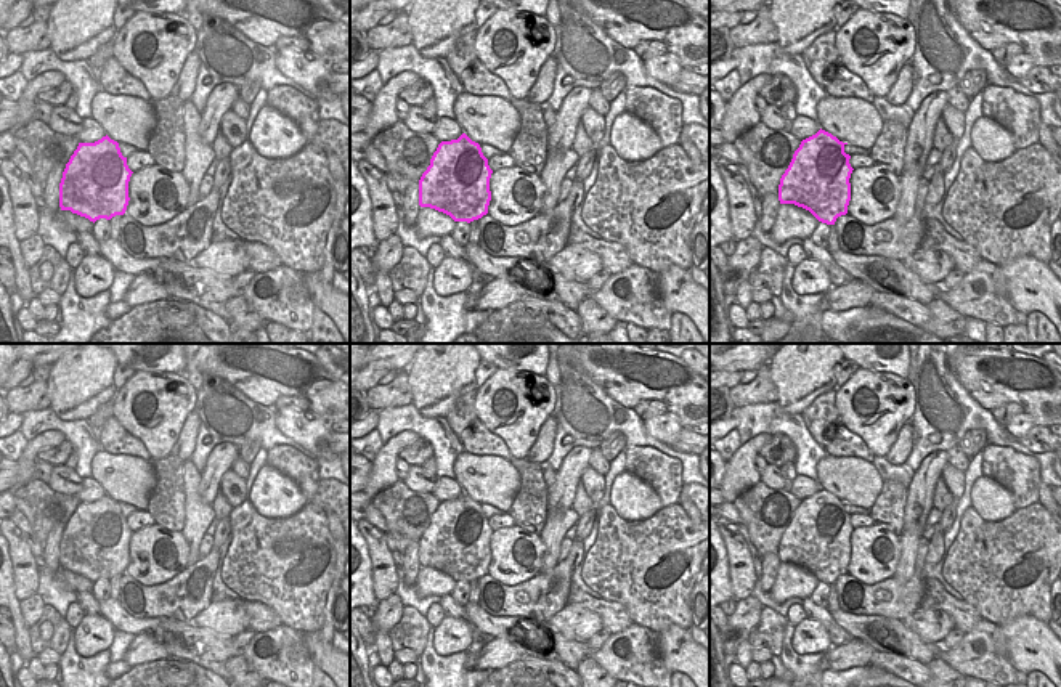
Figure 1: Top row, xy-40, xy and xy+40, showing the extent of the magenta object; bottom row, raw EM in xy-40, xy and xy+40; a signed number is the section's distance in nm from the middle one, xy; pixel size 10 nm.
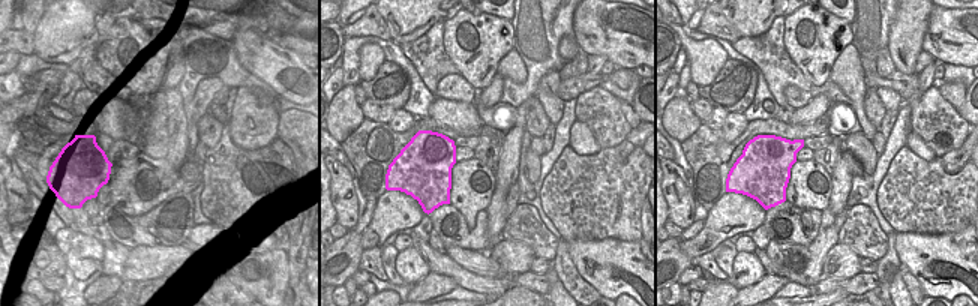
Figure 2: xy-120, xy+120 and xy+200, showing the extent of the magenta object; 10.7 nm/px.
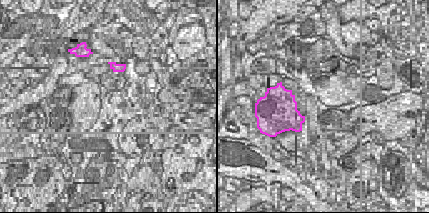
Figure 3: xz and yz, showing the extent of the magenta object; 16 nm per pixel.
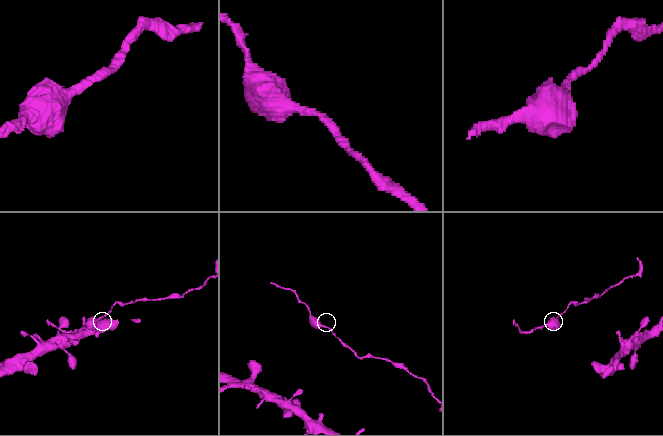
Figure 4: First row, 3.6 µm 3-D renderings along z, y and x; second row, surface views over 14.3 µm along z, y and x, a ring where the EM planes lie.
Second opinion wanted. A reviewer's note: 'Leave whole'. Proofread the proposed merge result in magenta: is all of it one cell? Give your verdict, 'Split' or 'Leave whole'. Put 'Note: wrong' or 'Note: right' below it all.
Split.
Note: wrong

